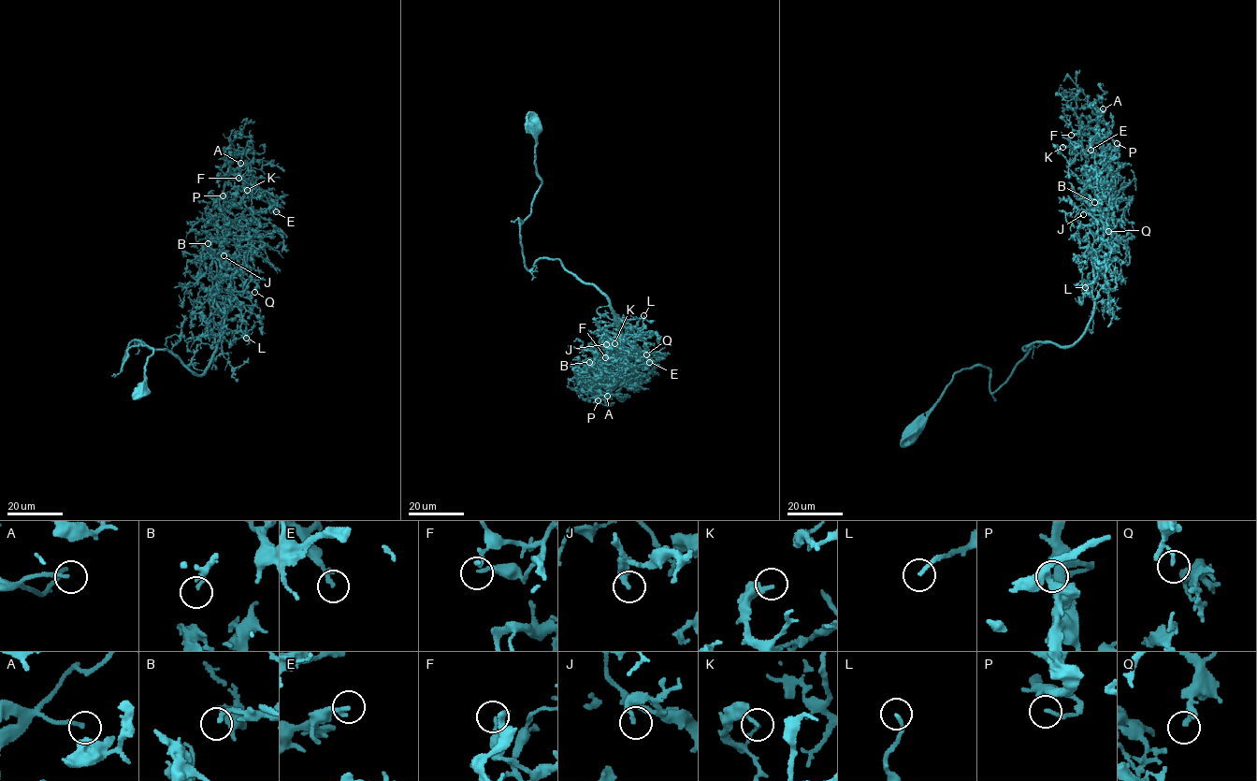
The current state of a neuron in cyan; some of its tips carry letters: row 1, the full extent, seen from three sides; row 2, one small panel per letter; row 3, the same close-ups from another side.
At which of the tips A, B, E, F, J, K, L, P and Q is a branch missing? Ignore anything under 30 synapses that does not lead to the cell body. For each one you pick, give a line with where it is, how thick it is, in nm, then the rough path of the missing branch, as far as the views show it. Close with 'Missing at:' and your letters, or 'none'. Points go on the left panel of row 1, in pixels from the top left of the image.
A: Place: (240, 163). Thickness 150 nm. Course of what is missing: (240, 163), (267, 165)
B: Place: (208, 243). Thickness 180 nm. Course of what is missing: (208, 243), (207, 225)
L: Place: (246, 338). Thickness 150 nm. Course of what is missing: (246, 338), (242, 335), (243, 317)
P: Place: (223, 195). Thickness 200 nm. Course of what is missing: (223, 195), (219, 195), (218, 185), (212, 178), (220, 167)
Missing at: A, B, L, P

